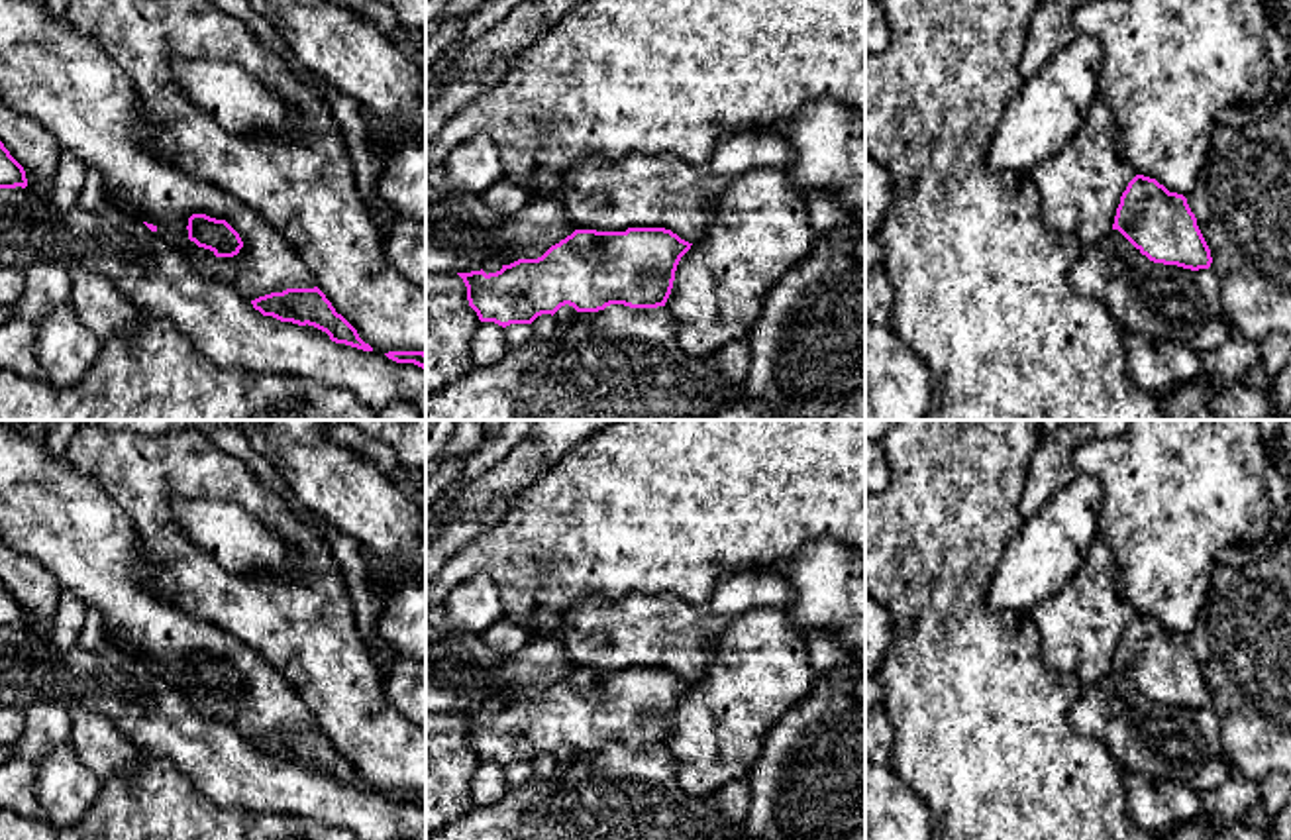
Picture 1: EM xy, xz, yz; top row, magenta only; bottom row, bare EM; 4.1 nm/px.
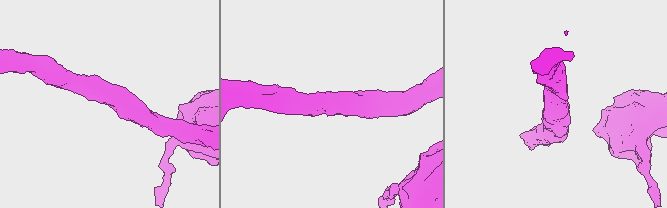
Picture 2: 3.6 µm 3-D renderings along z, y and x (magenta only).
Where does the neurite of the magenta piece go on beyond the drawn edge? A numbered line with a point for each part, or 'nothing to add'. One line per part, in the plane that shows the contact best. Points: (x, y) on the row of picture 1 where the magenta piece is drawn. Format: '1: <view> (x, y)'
nothing to add

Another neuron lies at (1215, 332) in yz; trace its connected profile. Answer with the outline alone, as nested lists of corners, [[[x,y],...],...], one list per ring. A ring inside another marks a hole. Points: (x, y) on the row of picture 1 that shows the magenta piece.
[[[1211,318],[1199,334],[1189,341],[1189,347],[1199,355],[1205,357],[1211,351],[1218,349],[1232,332],[1228,330],[1222,318]]]

